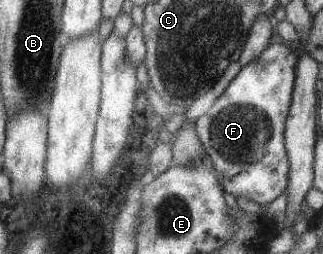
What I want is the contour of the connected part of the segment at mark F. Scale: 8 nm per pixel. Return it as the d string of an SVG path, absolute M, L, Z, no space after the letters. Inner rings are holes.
M279 43L269 44L254 60L248 61L234 75L204 114L194 121L194 128L205 156L216 170L222 190L234 198L245 197L259 205L268 205L284 193L288 184L288 161L284 150L284 124L291 103L298 50Z

